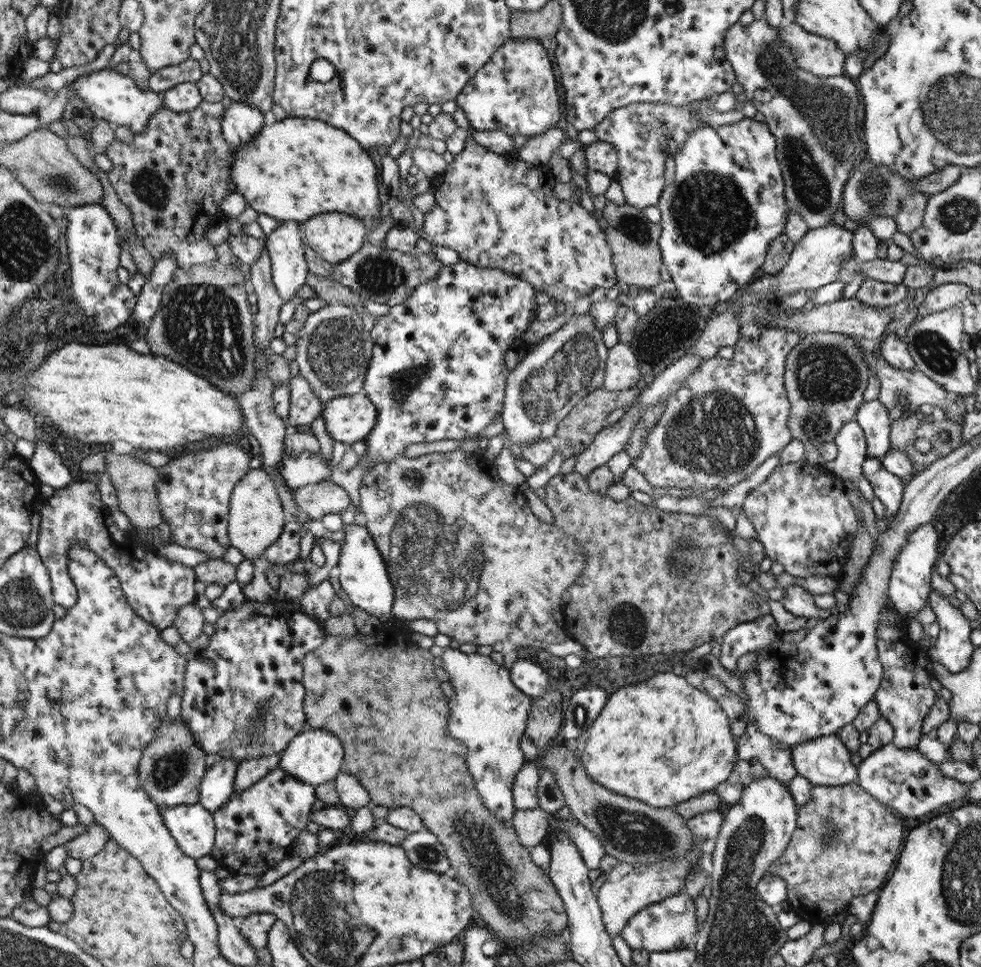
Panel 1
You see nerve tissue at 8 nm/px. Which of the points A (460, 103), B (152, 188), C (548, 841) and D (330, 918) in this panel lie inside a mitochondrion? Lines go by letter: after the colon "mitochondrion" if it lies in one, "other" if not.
A: other
B: mitochondrion
C: other
D: mitochondrion

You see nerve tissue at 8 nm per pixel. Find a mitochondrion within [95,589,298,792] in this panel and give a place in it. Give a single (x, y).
(263, 714)

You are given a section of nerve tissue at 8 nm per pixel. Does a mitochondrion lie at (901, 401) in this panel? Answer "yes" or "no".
yes

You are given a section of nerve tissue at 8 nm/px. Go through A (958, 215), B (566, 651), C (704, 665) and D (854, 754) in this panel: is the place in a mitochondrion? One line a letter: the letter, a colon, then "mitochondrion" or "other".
A: mitochondrion
B: other
C: other
D: other

